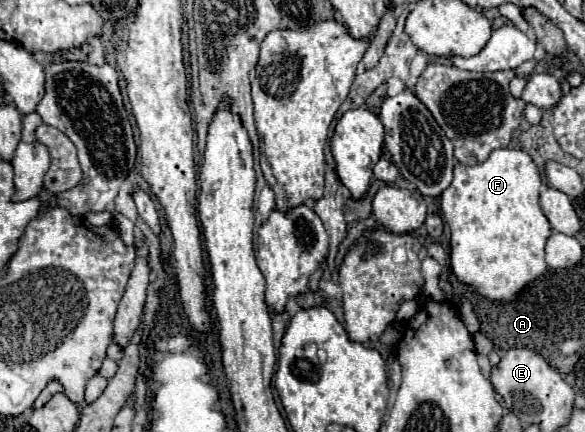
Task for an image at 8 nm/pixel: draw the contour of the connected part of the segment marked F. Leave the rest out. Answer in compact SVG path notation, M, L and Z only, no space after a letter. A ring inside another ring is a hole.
M504 147L490 153L490 157L474 167L456 165L454 179L450 187L442 193L442 215L450 227L450 265L454 275L472 285L480 295L494 299L494 301L512 301L514 295L540 277L546 271L544 261L544 247L548 237L552 235L552 227L546 215L540 209L540 185L542 173L536 167L534 159L528 151L520 147Z

